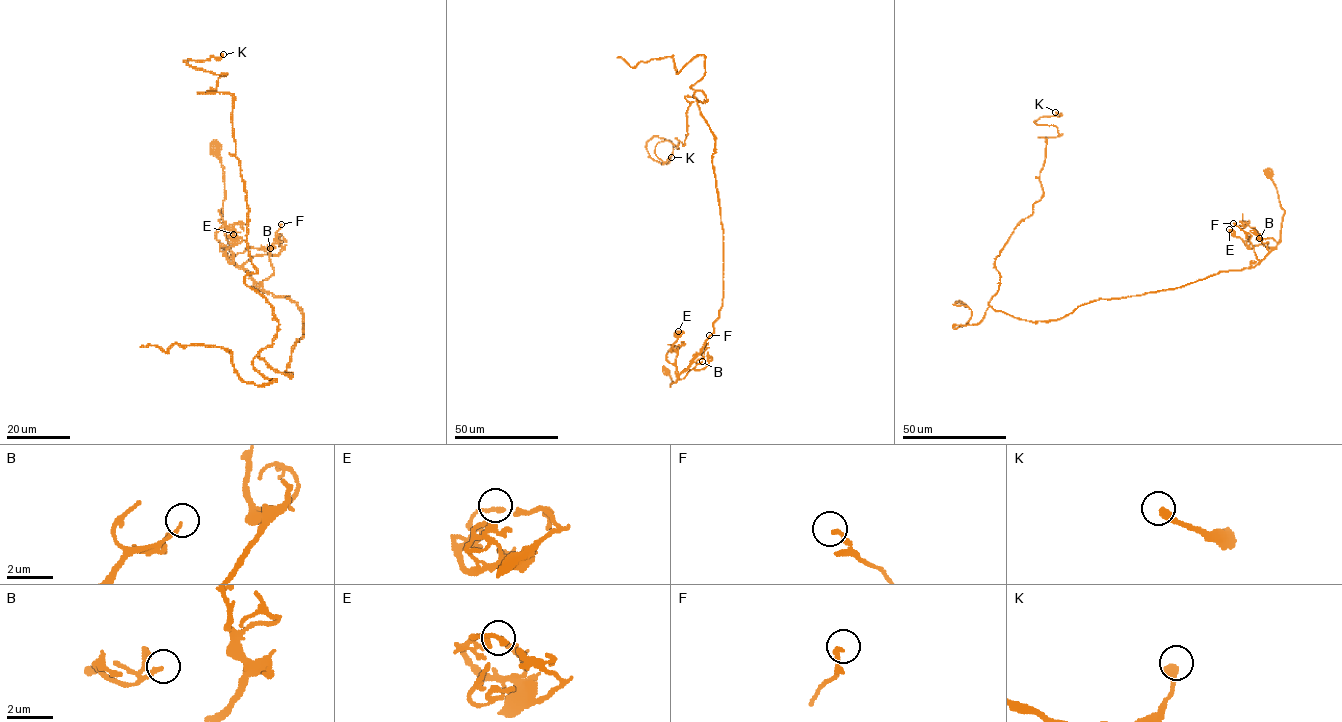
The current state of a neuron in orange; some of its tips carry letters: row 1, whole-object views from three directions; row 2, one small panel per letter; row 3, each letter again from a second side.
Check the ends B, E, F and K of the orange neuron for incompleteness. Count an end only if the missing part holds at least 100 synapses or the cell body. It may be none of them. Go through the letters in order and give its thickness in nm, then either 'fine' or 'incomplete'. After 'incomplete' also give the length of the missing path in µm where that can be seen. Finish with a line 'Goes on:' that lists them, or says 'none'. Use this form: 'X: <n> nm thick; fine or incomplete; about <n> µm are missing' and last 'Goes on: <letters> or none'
B: 150 nm thick; fine
E: 150 nm thick; fine
F: 190 nm thick; fine
K: 400 nm thick; fine
Goes on: none

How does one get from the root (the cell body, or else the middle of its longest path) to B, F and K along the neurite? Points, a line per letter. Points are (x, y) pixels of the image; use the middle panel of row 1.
B: (666, 372), (671, 379), (670, 386), (702, 361)
F: (666, 372), (671, 379), (670, 386), (692, 362), (704, 358), (701, 352), (704, 352), (709, 335)
K: (666, 372), (723, 296), (701, 90), (683, 145), (658, 142), (664, 162), (672, 143), (646, 142), (671, 157)

